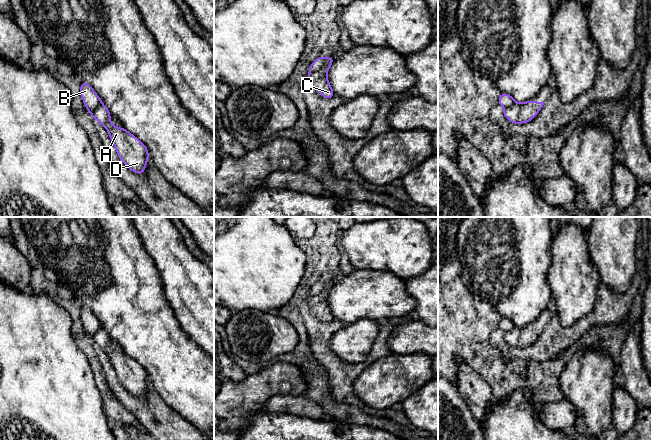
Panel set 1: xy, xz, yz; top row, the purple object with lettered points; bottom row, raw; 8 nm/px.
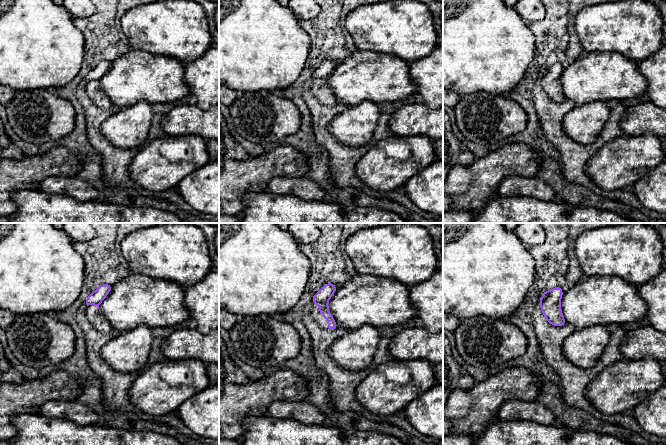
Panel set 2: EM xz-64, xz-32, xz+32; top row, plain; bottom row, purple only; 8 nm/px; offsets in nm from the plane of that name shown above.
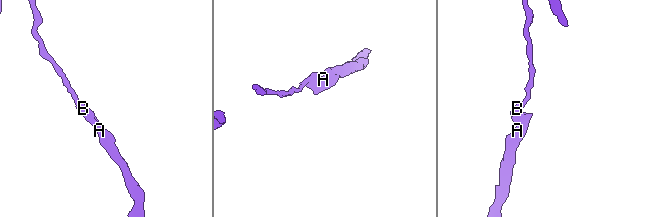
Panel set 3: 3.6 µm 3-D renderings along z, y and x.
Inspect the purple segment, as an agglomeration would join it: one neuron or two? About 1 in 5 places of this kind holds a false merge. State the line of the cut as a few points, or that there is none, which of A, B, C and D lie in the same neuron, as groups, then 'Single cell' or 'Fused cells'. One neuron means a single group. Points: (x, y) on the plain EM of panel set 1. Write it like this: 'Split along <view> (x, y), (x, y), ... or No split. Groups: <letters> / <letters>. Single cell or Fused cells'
Split along xz (325, 283), (322, 290), (309, 297). Groups: A C D / B. Fused cells

